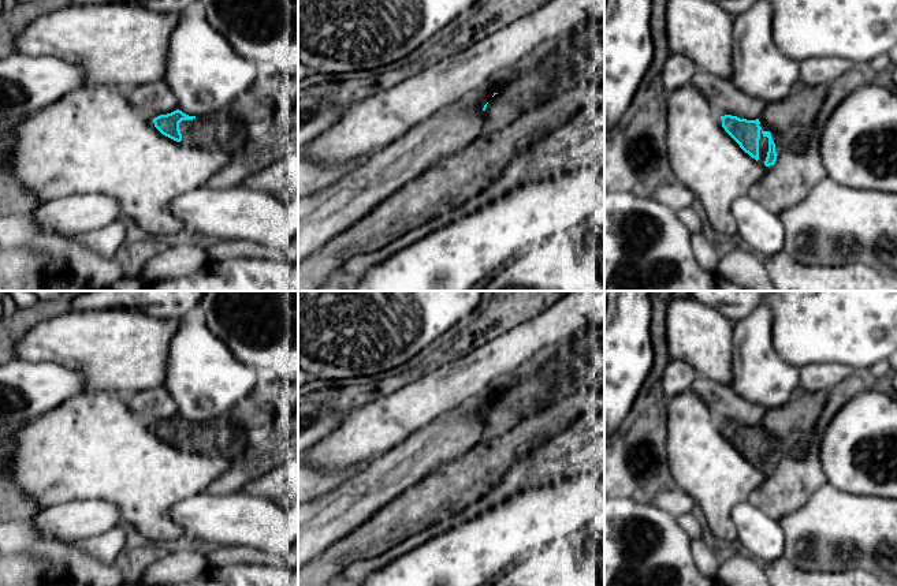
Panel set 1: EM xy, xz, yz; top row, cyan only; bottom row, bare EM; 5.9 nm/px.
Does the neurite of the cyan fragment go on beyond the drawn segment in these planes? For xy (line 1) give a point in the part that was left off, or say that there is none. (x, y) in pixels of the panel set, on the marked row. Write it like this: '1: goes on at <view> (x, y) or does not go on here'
1: goes on at xy (204, 131)

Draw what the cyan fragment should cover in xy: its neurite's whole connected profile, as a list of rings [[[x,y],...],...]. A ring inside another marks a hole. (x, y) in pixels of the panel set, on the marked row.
[[[176,109],[155,117],[153,123],[163,135],[189,146],[215,149],[226,142],[219,117],[189,116]]]

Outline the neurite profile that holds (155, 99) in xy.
[[[163,79],[131,89],[126,97],[139,112],[153,119],[178,109],[178,100]]]

